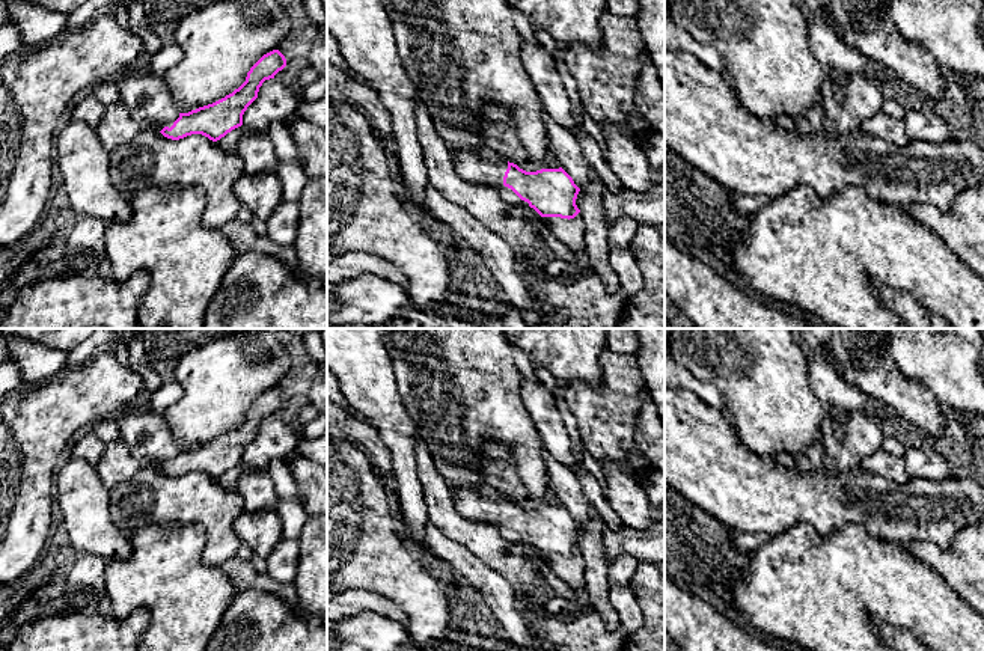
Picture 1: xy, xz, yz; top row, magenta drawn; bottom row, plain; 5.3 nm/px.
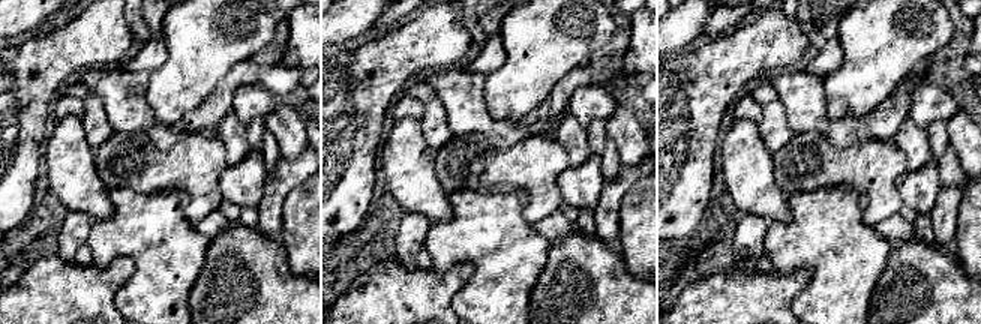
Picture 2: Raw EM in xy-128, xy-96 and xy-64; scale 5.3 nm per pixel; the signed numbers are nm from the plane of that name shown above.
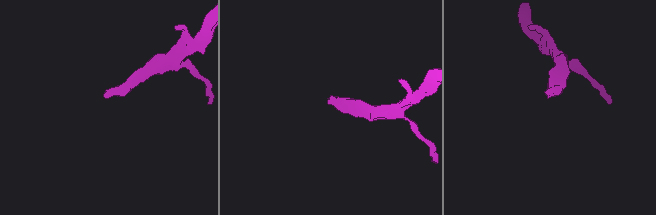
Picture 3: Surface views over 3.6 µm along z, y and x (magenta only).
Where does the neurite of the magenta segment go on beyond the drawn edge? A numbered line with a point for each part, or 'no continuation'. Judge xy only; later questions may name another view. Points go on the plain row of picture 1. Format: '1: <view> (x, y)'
1: xy (146, 434)

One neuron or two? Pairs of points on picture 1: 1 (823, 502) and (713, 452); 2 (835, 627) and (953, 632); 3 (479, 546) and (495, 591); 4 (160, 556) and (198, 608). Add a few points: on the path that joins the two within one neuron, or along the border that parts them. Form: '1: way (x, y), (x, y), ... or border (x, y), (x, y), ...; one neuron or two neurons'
1: way (796, 498), (758, 495), (740, 479); one neuron
2: way (864, 603), (924, 605); one neuron
3: border (457, 543), (481, 558), (513, 586); two neurons
4: way (166, 568), (166, 576), (186, 595); one neuron

